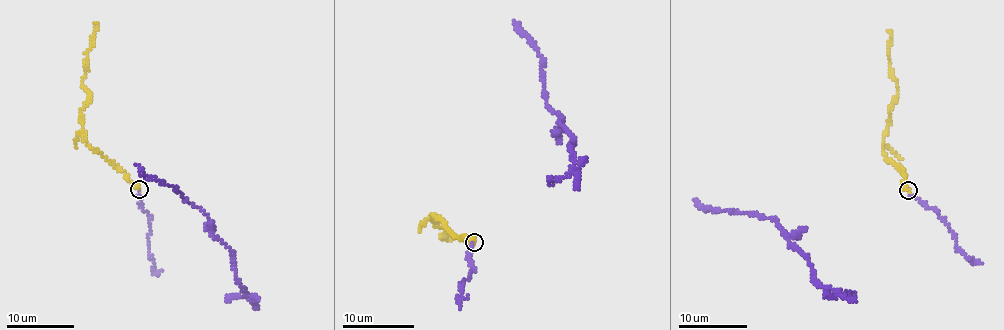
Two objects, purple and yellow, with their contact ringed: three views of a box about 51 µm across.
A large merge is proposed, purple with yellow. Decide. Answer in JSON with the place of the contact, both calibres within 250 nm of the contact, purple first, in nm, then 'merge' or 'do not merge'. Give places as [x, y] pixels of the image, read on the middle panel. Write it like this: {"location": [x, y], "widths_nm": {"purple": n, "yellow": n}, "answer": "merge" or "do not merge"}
{"location": [474, 242], "widths_nm": {"purple": 190, "yellow": 320}, "answer": "merge"}

